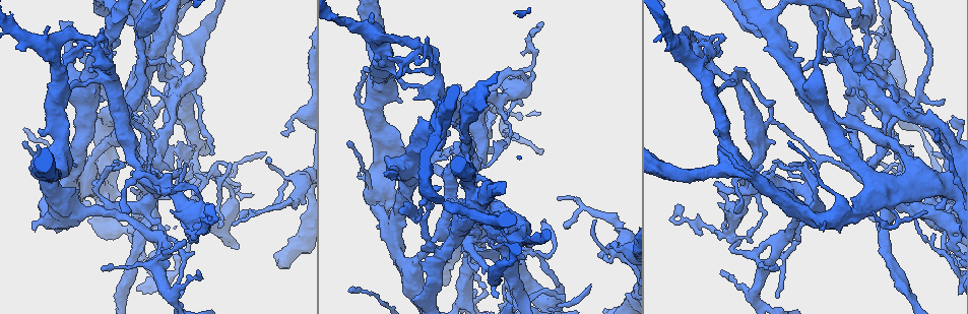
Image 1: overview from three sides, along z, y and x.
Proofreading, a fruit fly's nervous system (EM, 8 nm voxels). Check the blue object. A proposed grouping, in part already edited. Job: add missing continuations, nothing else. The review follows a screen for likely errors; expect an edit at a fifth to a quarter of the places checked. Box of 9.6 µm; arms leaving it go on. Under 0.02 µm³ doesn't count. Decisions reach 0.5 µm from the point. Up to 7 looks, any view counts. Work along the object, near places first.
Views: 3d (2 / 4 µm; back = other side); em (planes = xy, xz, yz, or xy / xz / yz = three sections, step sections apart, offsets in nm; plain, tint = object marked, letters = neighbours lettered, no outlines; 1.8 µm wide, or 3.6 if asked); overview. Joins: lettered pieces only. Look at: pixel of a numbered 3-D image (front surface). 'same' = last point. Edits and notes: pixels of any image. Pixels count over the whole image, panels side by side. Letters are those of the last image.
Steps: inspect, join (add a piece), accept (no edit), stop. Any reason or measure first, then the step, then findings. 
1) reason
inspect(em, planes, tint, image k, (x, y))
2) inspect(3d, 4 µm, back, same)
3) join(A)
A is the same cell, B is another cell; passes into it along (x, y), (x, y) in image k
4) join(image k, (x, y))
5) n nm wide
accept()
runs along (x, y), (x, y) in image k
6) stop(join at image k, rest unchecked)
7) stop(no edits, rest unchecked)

calibre changes
inspect(em, yz, step 8, tint, image 1, (80, 47))

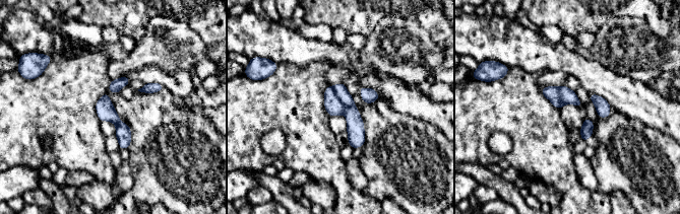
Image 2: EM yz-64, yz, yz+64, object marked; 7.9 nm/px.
cut it another way
inspect(em, planes, tint, same)

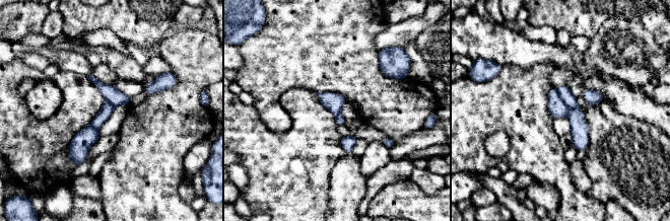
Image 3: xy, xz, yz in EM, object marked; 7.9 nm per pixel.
see the neighbours
inspect(em, planes, letters, same)

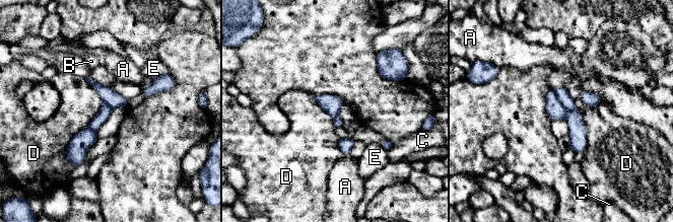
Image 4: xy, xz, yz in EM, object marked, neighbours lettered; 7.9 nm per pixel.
accept()
A, B, C, D and E are other cells; runs along (93, 83), (106, 110), (76, 163) in image 4; no lettered piece goes on from it

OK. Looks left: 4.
stops while still wide
inspect(3d, 4 µm, image 1, (167, 169))

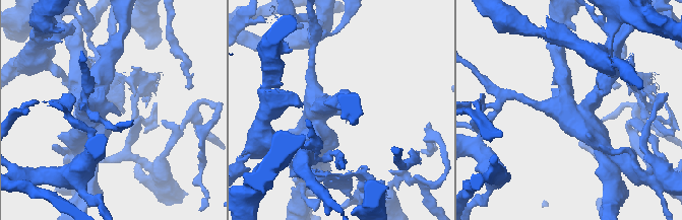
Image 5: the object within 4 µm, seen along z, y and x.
need the tissue
inspect(em, planes, letters, image 5, (117, 114))

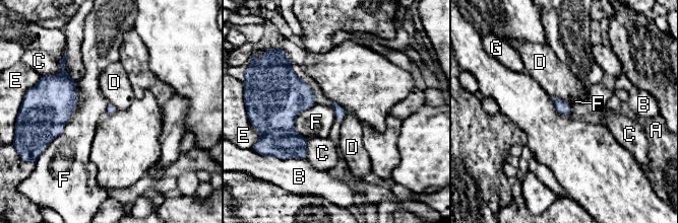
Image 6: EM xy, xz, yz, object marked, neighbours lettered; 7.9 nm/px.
accept()
A, B, C, D, E, F and G are other cells; none of them fits

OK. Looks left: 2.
sharp bend
inspect(em, planes, letters, image 1, (199, 148))

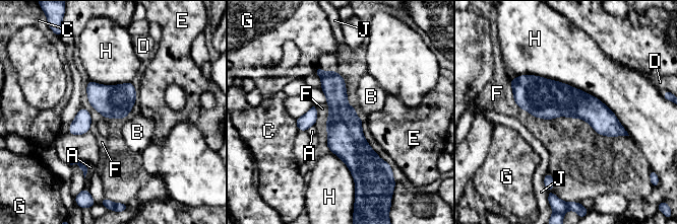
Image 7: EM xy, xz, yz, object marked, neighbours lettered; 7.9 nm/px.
260 nm wide; H touches over 1050 nm
accept()
A, B, C, D, E, F, G, H and J are other cells; none of them fits

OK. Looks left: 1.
stop(no edits, rest unchecked)

